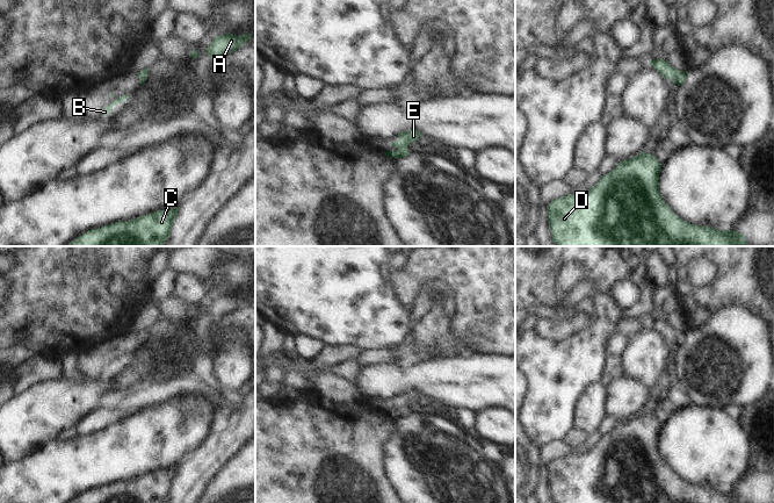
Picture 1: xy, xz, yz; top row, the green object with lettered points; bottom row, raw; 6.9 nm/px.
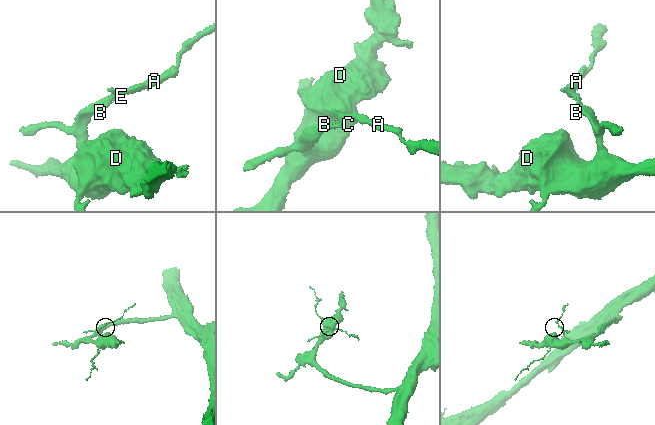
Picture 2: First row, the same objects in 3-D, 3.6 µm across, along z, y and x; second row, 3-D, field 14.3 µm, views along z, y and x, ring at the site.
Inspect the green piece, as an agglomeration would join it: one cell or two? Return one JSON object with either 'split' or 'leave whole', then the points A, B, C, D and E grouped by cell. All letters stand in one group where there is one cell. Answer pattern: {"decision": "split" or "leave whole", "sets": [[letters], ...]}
{"decision": "leave whole", "sets": [["A", "B", "C", "D", "E"]]}

